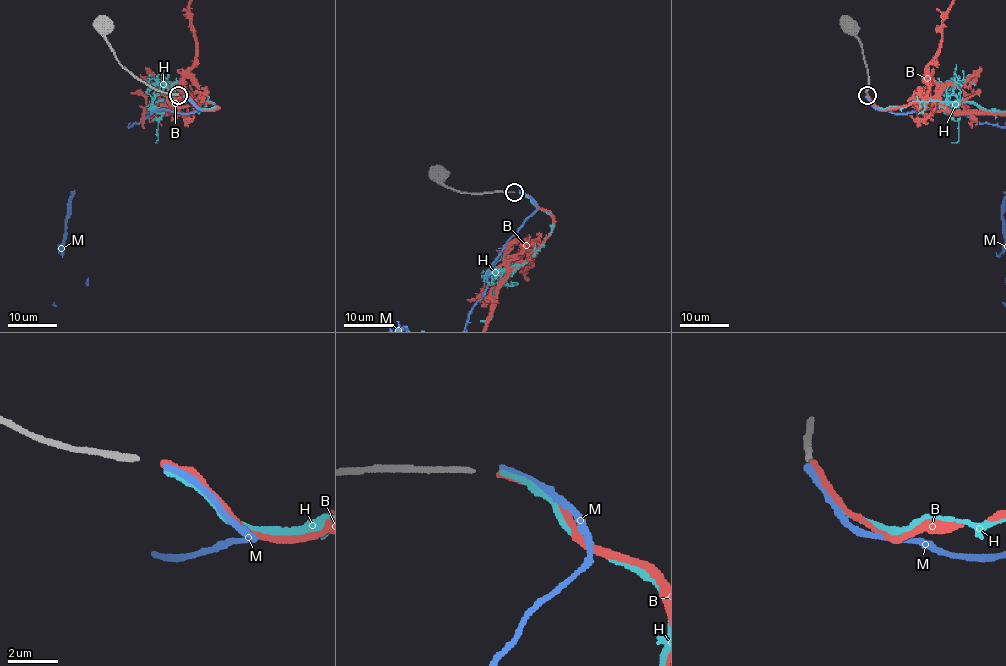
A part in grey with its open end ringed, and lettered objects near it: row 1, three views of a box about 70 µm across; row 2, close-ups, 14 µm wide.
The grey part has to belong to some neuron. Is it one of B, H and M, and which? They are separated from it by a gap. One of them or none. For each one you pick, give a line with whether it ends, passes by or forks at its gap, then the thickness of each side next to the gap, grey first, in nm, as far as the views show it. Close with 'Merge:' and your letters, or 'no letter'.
M: it ends there; 240 nm thick on the grey side, 240 nm on the other
Merge: M

